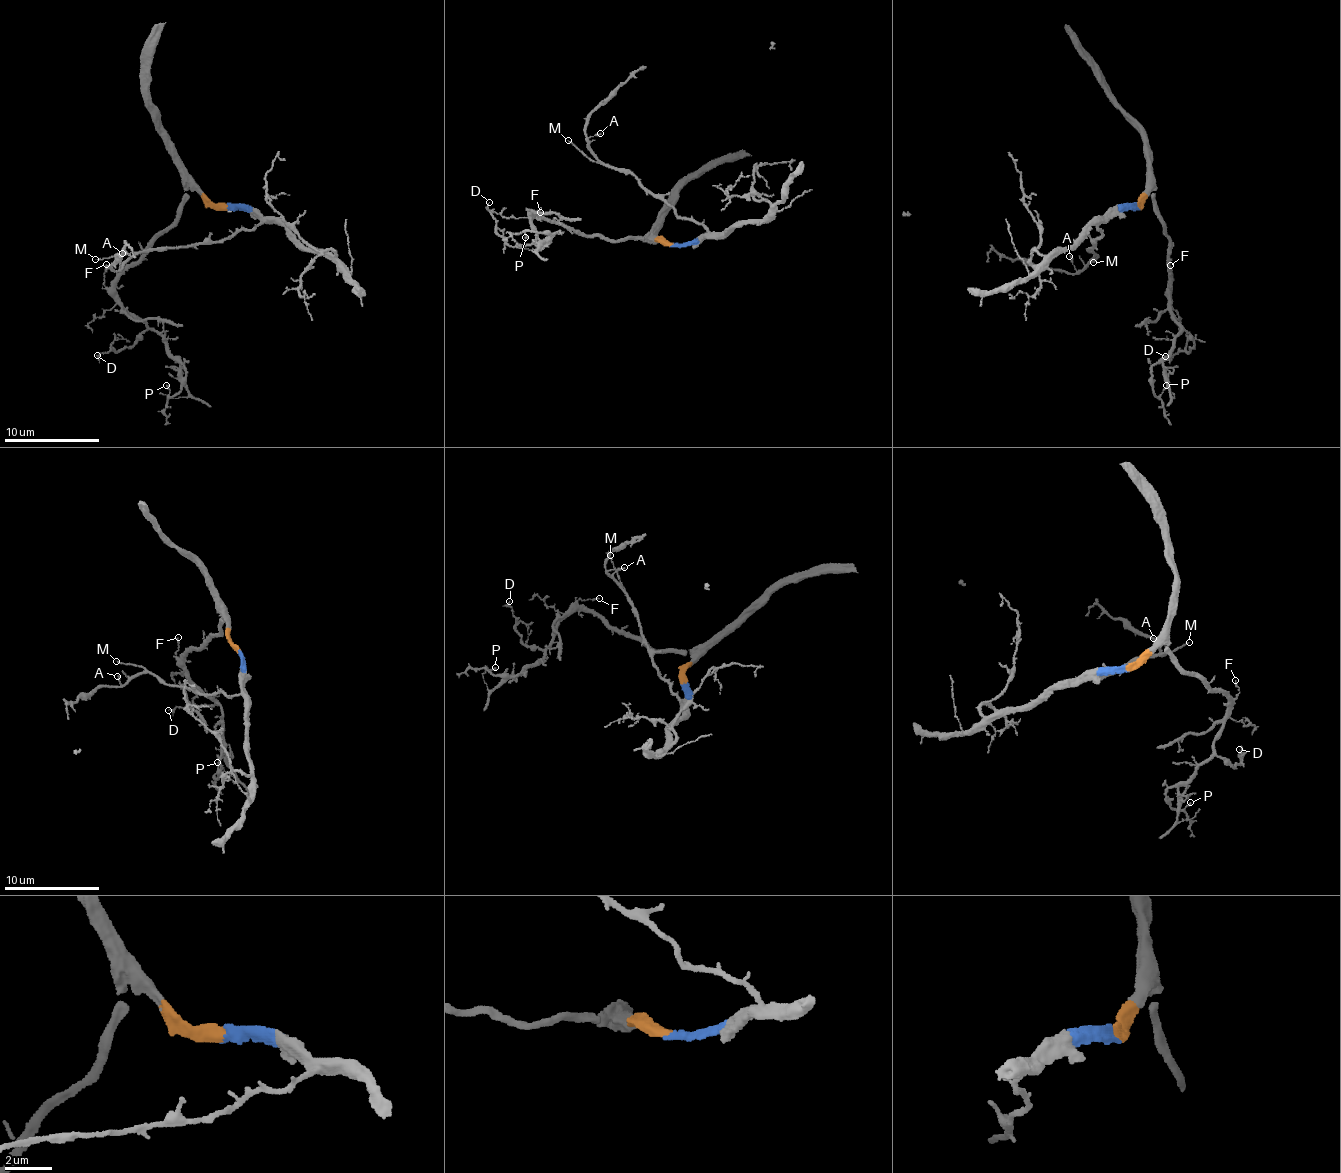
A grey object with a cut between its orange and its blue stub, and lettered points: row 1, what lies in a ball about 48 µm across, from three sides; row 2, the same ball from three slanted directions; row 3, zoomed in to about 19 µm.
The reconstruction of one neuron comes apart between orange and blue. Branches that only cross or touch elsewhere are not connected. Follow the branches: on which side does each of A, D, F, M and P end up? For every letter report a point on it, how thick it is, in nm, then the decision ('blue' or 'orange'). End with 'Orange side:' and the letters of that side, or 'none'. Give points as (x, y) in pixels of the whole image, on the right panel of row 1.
A: (1069, 256) | 130 nm | blue
D: (1165, 356) | 150 nm | orange
F: (1170, 265) | 120 nm | orange
M: (1093, 262) | 90 nm | blue
P: (1166, 385) | 110 nm | orange
Orange side: D, F, P

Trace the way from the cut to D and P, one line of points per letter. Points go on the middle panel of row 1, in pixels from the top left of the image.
D: (671, 245), (642, 236), (605, 240), (529, 215), (536, 234), (529, 243), (512, 246), (496, 231), (490, 203)
P: (671, 245), (605, 240), (538, 216), (529, 215), (539, 246), (549, 242), (552, 233), (526, 230), (526, 237)

